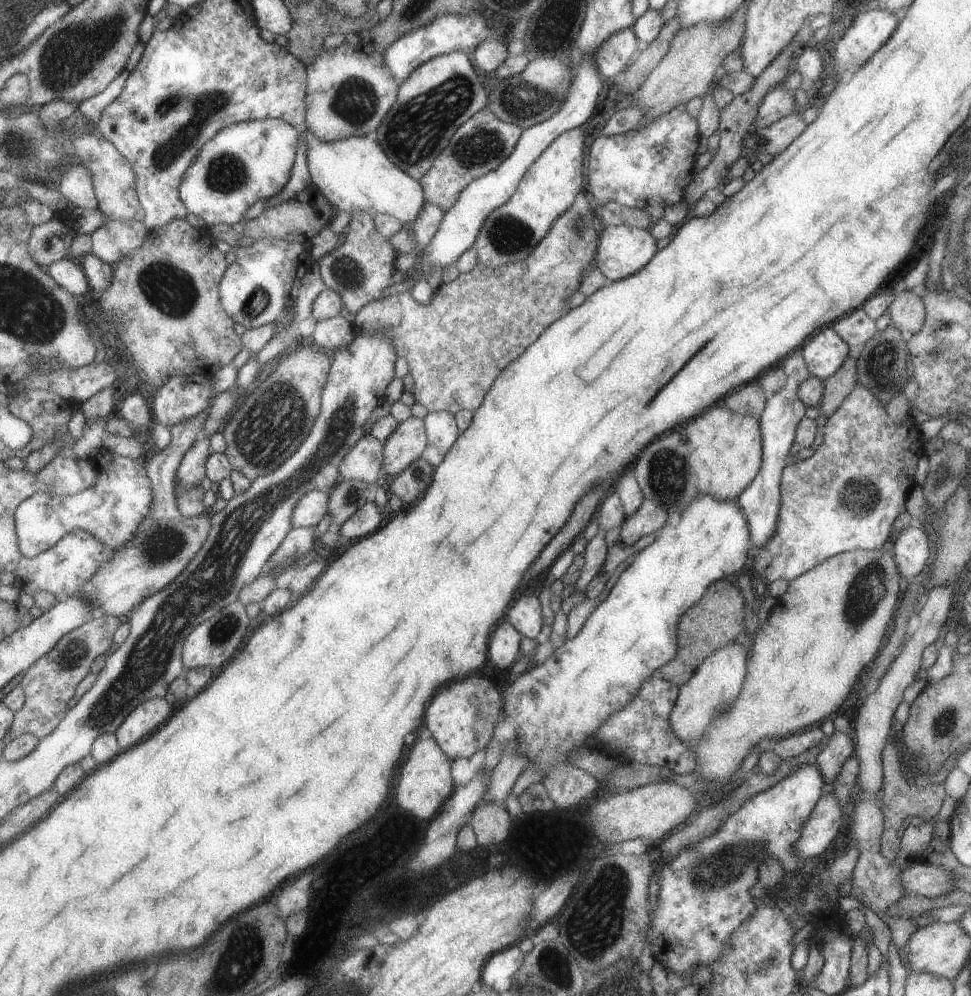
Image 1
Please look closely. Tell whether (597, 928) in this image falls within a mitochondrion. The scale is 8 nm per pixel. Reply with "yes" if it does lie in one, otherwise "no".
yes

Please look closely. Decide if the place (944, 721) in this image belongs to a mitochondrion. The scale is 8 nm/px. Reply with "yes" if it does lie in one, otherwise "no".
yes

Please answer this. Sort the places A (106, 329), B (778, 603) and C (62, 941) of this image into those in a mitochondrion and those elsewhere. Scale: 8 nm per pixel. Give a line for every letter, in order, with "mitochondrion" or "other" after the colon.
A: mitochondrion
B: other
C: other

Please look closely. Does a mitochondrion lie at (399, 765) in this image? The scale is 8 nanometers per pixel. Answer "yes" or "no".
no

